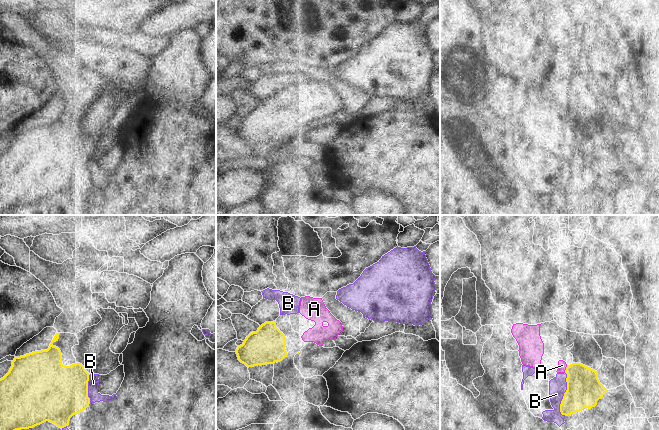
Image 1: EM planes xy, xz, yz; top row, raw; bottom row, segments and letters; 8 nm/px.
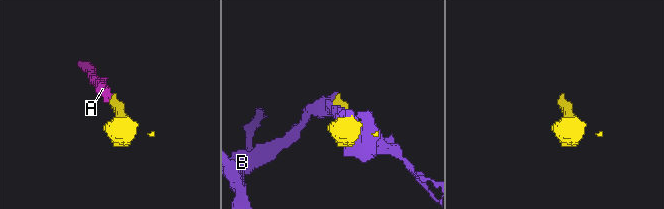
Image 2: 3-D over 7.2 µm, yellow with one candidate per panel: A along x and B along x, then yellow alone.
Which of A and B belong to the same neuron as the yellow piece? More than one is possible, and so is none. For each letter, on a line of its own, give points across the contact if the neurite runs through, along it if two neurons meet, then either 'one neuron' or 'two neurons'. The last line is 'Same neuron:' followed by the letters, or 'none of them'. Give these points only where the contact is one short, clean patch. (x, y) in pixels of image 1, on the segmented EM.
A: way yz (584, 389), (583, 385), (566, 368), (562, 365); one neuron
B: two neurons
Same neuron: A

